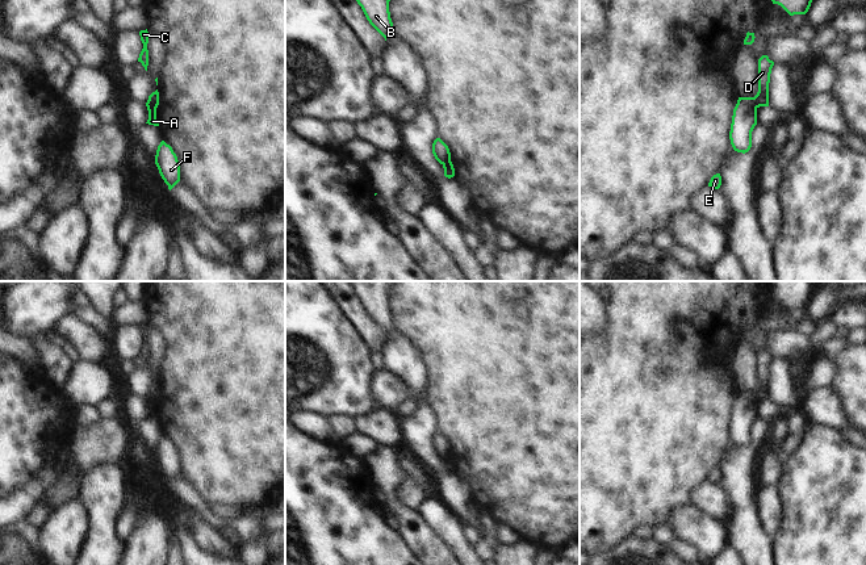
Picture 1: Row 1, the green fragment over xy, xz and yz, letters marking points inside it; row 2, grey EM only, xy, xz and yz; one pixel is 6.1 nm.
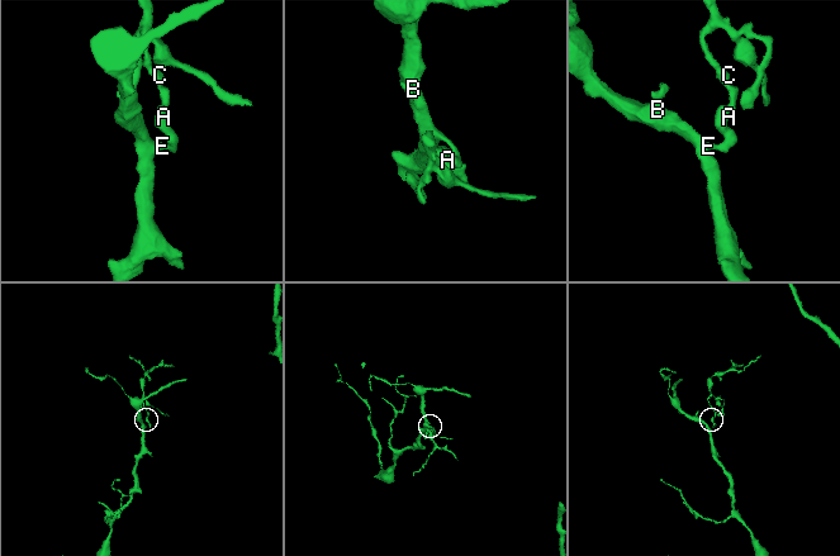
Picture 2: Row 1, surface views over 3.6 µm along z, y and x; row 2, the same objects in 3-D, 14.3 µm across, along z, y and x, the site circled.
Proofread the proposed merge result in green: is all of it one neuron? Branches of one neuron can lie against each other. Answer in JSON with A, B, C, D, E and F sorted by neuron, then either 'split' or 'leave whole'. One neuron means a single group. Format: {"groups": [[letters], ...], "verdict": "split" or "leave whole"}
{"groups": [["A", "B", "E", "F"], ["C", "D"]], "verdict": "split"}

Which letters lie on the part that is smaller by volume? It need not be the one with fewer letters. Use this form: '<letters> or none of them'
C, D

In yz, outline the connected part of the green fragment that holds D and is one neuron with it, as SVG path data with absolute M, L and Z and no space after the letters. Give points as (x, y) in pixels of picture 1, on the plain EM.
M767 350L758 353L758 386L753 392L756 402L769 401L769 377L774 356Z

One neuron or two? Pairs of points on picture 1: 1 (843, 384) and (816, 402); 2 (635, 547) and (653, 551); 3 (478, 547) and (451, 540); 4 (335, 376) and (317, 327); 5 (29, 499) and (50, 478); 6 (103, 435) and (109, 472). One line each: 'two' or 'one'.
1: two
2: one
3: two
4: one
5: one
6: two

